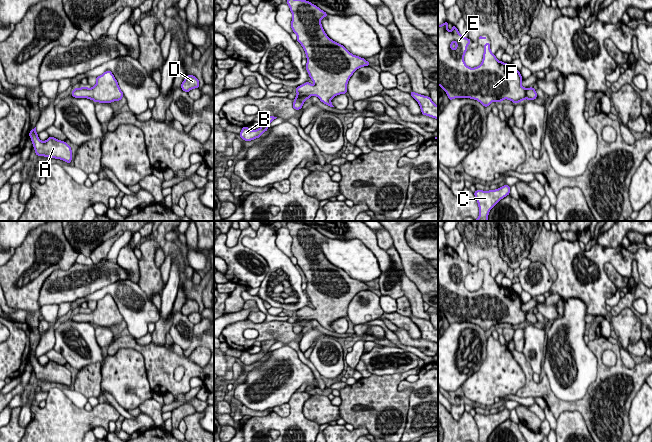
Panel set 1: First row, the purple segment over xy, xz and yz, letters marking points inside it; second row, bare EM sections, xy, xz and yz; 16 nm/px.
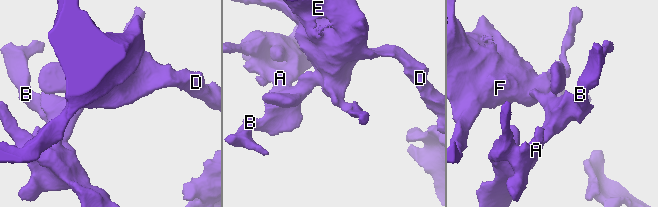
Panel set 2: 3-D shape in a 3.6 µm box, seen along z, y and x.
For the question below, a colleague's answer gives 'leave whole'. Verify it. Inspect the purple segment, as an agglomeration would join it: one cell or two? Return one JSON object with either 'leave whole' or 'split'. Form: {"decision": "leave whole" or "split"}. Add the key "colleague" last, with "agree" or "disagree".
{"decision": "leave whole", "colleague": "agree"}

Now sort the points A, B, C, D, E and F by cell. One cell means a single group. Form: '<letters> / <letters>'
A B C D E F

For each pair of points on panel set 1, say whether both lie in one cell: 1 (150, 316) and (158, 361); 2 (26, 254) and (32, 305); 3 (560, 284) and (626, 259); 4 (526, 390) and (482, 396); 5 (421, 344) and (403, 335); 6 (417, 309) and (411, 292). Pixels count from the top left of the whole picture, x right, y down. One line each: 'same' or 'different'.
1: different
2: same
3: same
4: different
5: same
6: same

